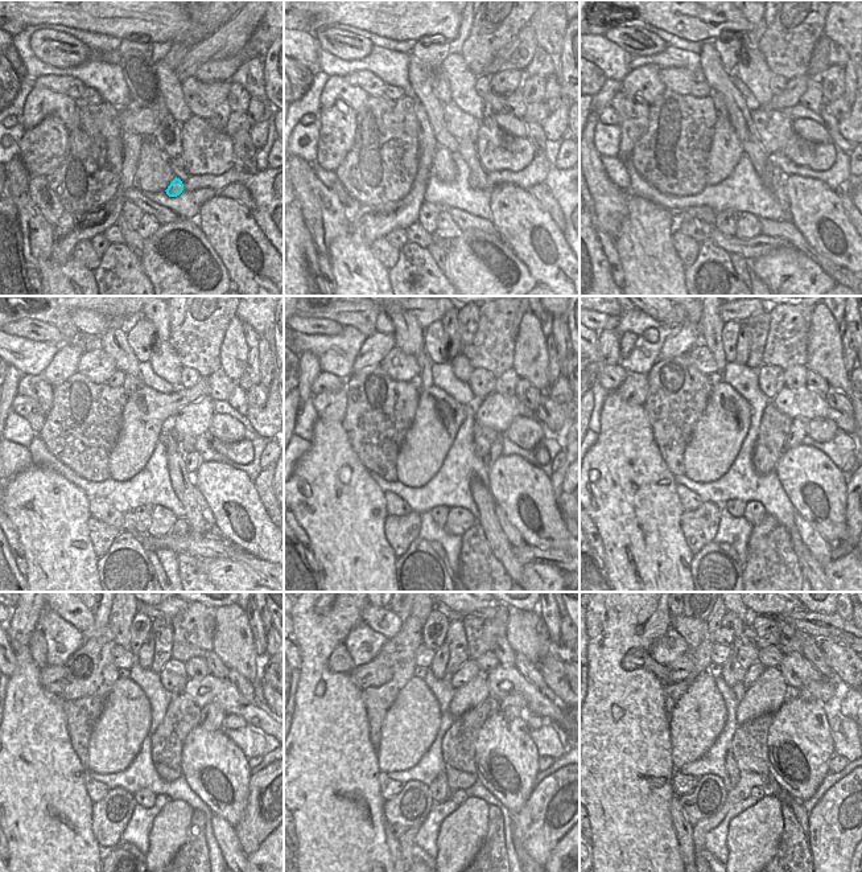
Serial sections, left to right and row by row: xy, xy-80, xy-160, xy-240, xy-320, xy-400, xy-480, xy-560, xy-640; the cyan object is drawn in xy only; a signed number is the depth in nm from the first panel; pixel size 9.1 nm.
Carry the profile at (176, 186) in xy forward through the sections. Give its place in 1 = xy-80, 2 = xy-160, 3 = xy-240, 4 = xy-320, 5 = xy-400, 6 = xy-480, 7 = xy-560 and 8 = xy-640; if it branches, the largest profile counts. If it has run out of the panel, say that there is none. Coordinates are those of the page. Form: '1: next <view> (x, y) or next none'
1: next xy-80 (473, 180)
2: next xy-160 (778, 176)
3: next xy-240 (193, 460)
4: next xy-320 (495, 451)
5: next xy-400 (797, 432)
6: next xy-480 (211, 716)
7: next xy-560 (514, 706)
8: next xy-640 (821, 691)

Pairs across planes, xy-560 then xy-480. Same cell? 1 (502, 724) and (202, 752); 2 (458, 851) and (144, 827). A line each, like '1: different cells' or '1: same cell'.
1: same cell
2: different cells

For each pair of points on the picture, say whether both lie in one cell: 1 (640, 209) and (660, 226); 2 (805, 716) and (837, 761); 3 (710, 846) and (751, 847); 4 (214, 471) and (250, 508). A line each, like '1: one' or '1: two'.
1: one
2: two
3: two
4: one

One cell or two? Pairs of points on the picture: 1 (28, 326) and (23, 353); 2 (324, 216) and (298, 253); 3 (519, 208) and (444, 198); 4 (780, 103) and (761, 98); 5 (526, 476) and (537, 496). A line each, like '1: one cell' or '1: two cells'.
1: two cells
2: two cells
3: two cells
4: two cells
5: one cell

